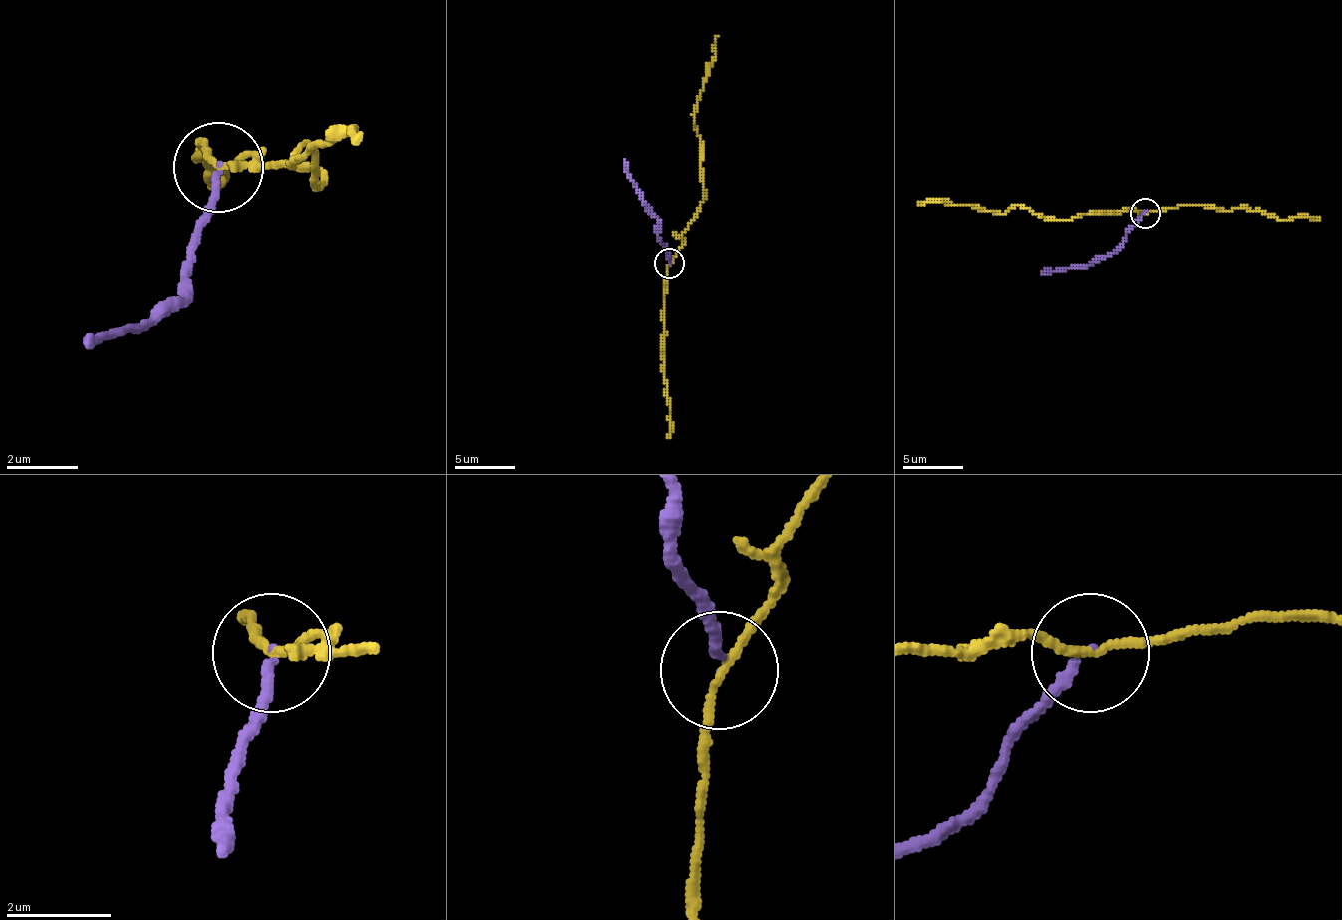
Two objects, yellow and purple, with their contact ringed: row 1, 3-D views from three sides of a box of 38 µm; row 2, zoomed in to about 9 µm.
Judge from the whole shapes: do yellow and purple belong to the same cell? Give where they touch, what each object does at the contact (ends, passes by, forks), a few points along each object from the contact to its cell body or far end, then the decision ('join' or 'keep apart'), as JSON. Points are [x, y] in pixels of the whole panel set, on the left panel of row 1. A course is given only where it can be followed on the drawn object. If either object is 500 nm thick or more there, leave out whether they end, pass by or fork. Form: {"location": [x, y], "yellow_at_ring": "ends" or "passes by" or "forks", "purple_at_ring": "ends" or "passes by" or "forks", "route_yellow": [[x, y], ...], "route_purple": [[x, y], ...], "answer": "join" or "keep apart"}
{"location": [218, 167], "yellow_at_ring": "passes by", "purple_at_ring": "ends", "route_yellow": [[220, 169], [301, 160], [319, 187], [301, 142], [292, 169], [319, 142], [355, 133], [364, 142]], "route_purple": [[220, 169], [184, 295], [85, 349]], "answer": "keep apart"}

